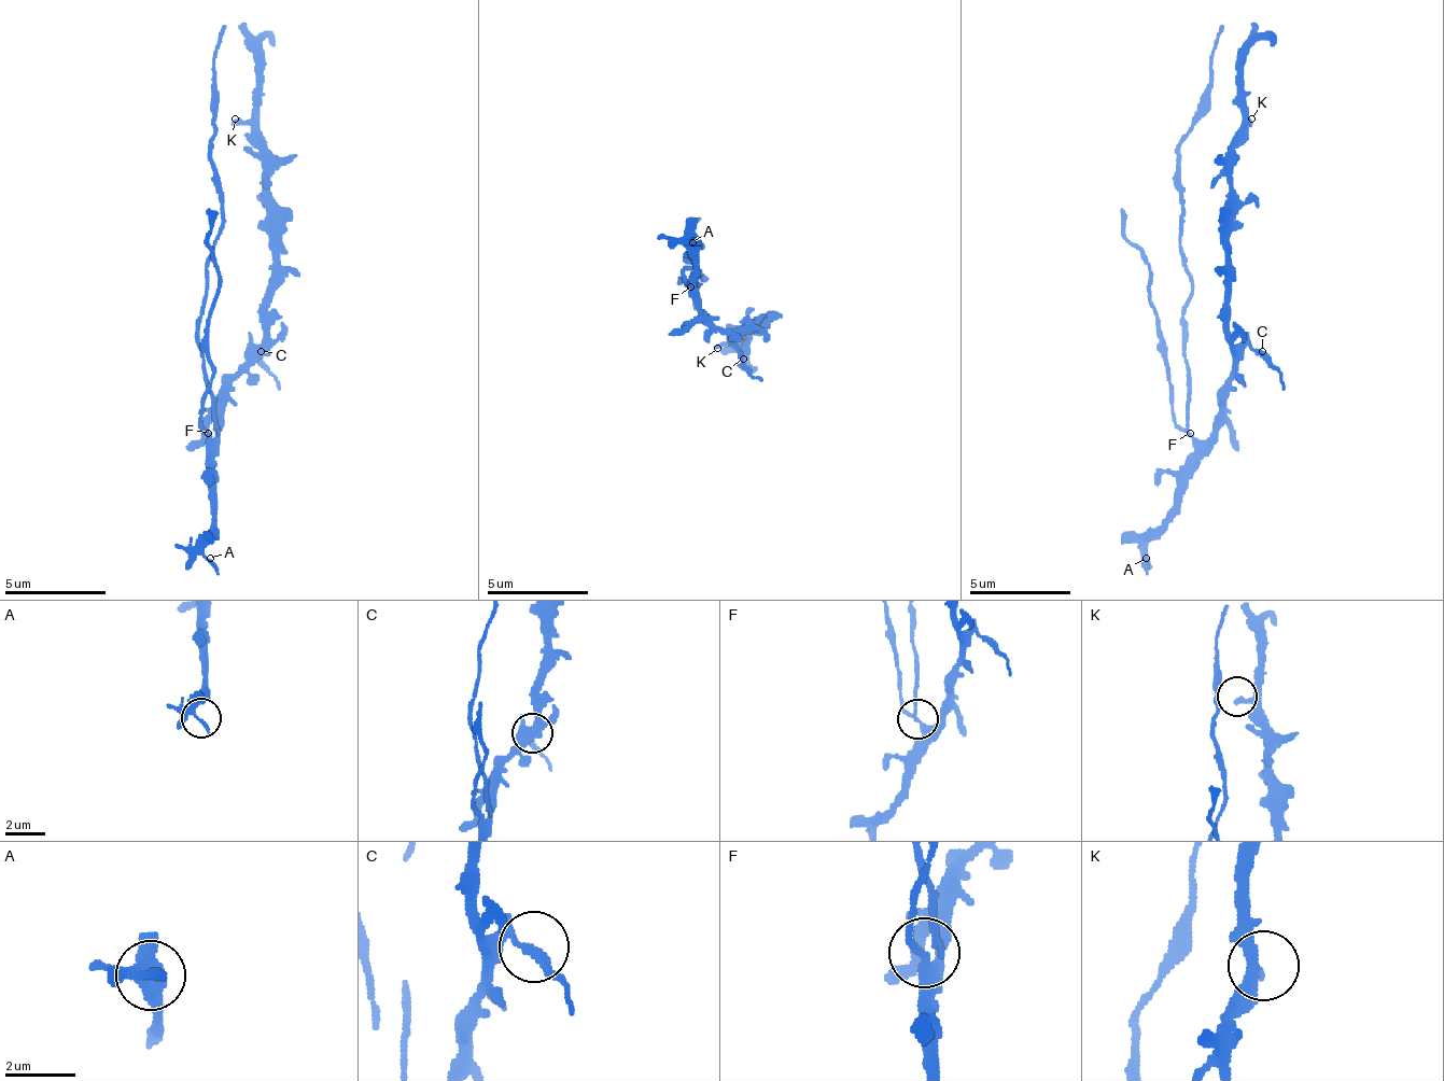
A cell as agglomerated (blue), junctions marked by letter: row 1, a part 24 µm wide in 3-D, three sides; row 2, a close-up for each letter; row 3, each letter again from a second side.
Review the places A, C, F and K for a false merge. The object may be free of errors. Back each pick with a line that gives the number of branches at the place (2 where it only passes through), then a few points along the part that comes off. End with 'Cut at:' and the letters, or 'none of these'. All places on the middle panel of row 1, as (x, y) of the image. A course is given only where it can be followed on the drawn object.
F: 3 branches meet; foreign part runs (692, 288), (697, 282), (682, 282), (687, 288), (702, 278), (692, 278), (697, 308), (708, 318)
Cut at: F

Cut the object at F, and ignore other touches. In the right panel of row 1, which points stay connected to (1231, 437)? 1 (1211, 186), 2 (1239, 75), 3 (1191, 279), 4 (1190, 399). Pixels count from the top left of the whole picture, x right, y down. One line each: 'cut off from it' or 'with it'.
1: with it
2: with it
3: cut off from it
4: cut off from it

